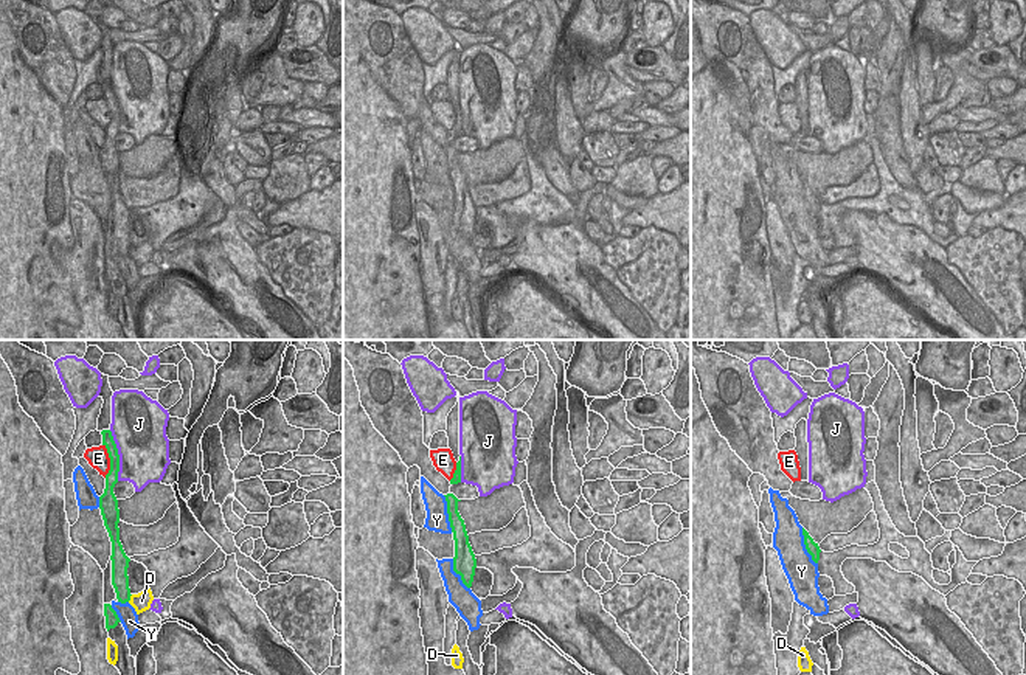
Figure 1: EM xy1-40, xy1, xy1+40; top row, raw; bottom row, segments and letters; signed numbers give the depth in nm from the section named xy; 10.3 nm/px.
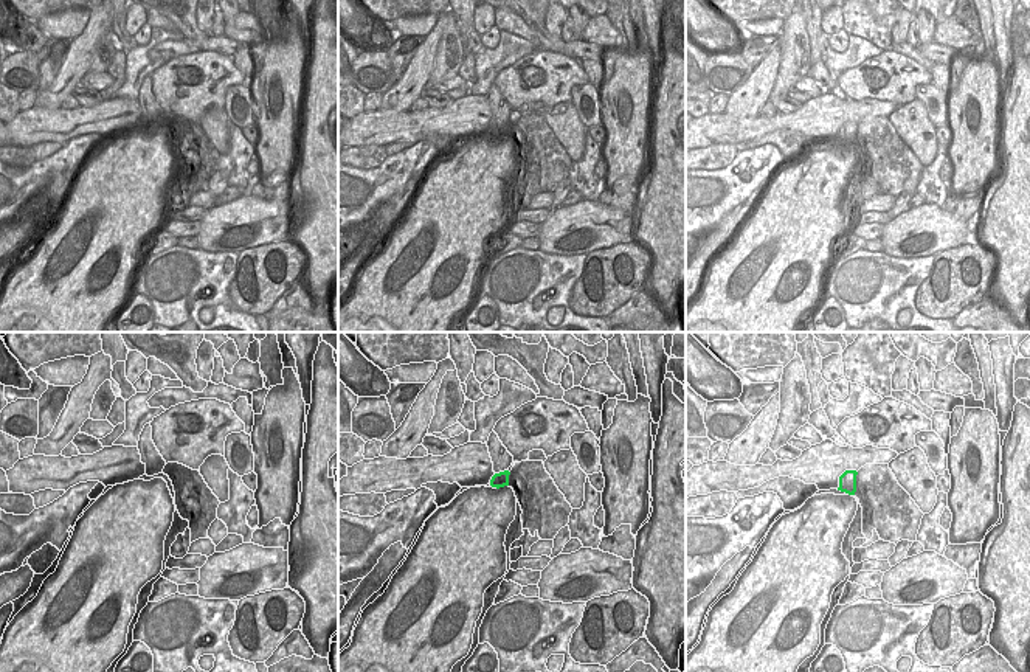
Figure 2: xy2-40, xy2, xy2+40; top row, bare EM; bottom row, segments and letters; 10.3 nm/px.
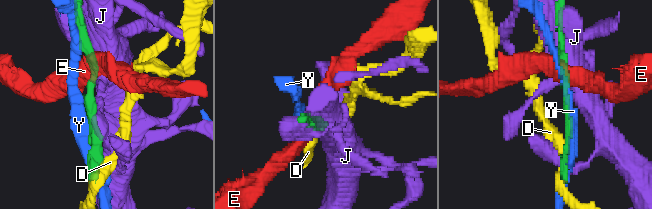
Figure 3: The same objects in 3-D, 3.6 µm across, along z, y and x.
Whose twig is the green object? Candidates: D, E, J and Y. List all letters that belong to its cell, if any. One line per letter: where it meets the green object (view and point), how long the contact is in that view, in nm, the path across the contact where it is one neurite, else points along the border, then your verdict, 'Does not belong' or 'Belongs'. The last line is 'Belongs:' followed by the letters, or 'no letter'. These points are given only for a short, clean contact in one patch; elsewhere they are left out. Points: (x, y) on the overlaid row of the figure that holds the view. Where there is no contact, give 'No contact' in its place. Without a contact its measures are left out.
D: Touches green at xy1-40 (129, 598). Shared border 100 nm. Boundary: xy1-40 (132, 595), (128, 601). Does not belong
E: Touches green at xy1-40 (110, 461). Shared border 360 nm. Boundary: xy1-40 (103, 444), (109, 458), (109, 472), (104, 477). Does not belong
J: Touches green at xy1-40 (118, 455). Shared border 550 nm. Does not belong
Y: Touches green at xy1+40 (806, 546). Shared border 420 nm. Does not belong
Belongs: no letter

